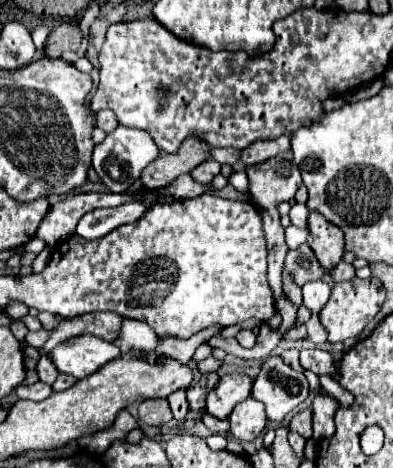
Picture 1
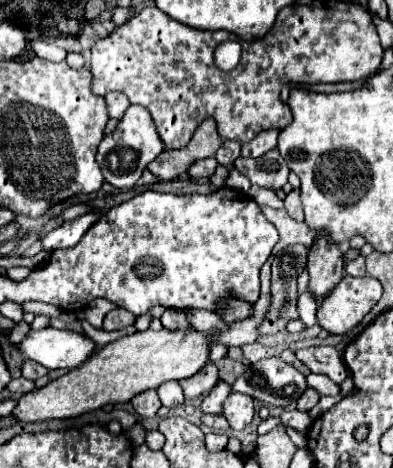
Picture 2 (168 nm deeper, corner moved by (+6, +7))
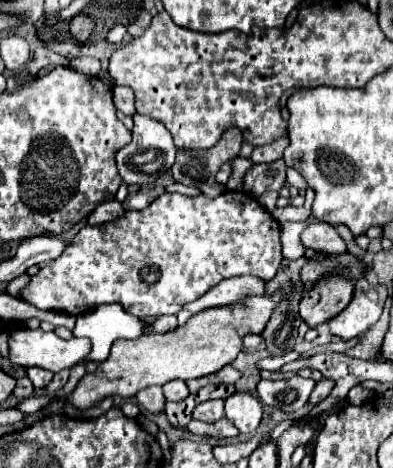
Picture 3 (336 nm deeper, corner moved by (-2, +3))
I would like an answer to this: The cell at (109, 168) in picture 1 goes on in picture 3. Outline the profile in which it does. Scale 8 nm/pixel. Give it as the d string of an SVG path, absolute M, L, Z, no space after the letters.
M136 114L134 116L132 142L116 152L118 174L120 174L124 184L138 184L138 186L152 184L152 182L156 182L156 178L160 178L164 172L168 172L172 168L176 152L178 150L176 150L176 146L172 142L172 134L168 132L168 128L164 124L152 120L150 116Z

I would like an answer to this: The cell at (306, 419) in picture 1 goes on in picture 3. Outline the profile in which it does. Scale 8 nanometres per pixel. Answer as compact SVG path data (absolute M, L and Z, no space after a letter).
M322 378L320 382L316 382L316 388L312 390L312 396L310 396L310 404L318 404L318 402L322 402L328 394L330 394L330 390L334 388L334 384L332 384L332 380L326 380L326 378Z

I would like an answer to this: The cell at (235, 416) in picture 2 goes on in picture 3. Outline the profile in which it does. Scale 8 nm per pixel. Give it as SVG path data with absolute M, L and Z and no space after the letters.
M234 392L226 398L226 418L242 432L252 434L262 420L262 404L248 392Z

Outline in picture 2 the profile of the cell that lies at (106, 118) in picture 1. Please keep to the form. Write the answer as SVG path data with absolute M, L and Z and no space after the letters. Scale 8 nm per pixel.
M110 92L110 94L106 94L106 104L108 104L110 118L116 118L116 120L120 120L124 116L124 112L128 110L128 106L130 106L128 98L122 92Z

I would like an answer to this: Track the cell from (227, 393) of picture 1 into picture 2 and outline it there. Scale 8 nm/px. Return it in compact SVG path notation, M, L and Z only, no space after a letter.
M218 382L216 388L212 388L212 392L208 392L200 404L200 410L204 414L220 414L222 412L222 402L226 400L226 396L230 394L230 386L226 382Z

